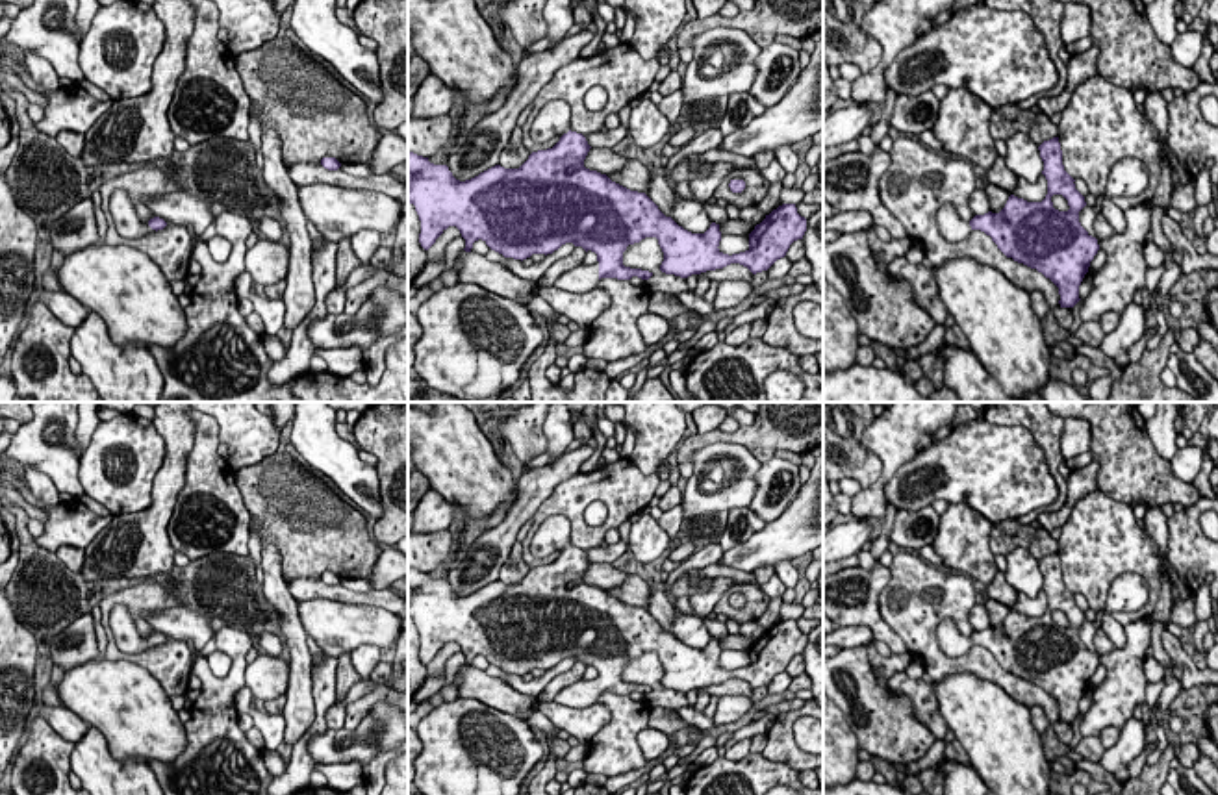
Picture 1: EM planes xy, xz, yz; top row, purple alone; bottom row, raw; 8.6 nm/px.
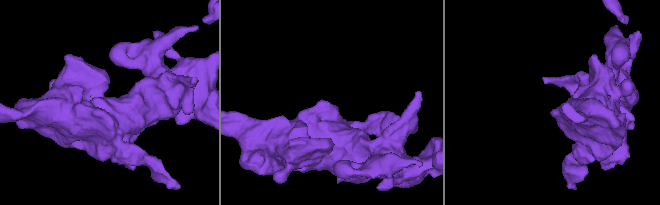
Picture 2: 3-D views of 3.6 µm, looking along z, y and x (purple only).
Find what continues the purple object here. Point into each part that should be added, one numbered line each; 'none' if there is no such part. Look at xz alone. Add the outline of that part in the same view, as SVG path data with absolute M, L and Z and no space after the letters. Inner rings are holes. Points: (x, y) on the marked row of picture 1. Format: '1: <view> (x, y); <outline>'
1: xz (553, 121); M551 100L536 115L530 126L530 139L534 143L545 143L552 137L562 137L569 132L571 109L564 100Z
2: xz (583, 278); M599 261L593 265L580 265L562 274L554 287L560 287L569 293L588 293L599 287Z

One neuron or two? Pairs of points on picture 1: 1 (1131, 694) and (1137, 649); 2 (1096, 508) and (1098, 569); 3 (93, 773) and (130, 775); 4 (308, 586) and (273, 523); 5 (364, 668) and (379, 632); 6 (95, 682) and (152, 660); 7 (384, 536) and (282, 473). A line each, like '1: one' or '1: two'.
1: one
2: one
3: one
4: two
5: two
6: two
7: two

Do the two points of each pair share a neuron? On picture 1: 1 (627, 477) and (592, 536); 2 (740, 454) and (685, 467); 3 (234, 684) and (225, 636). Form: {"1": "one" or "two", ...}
{"1": "one", "2": "two", "3": "one"}

